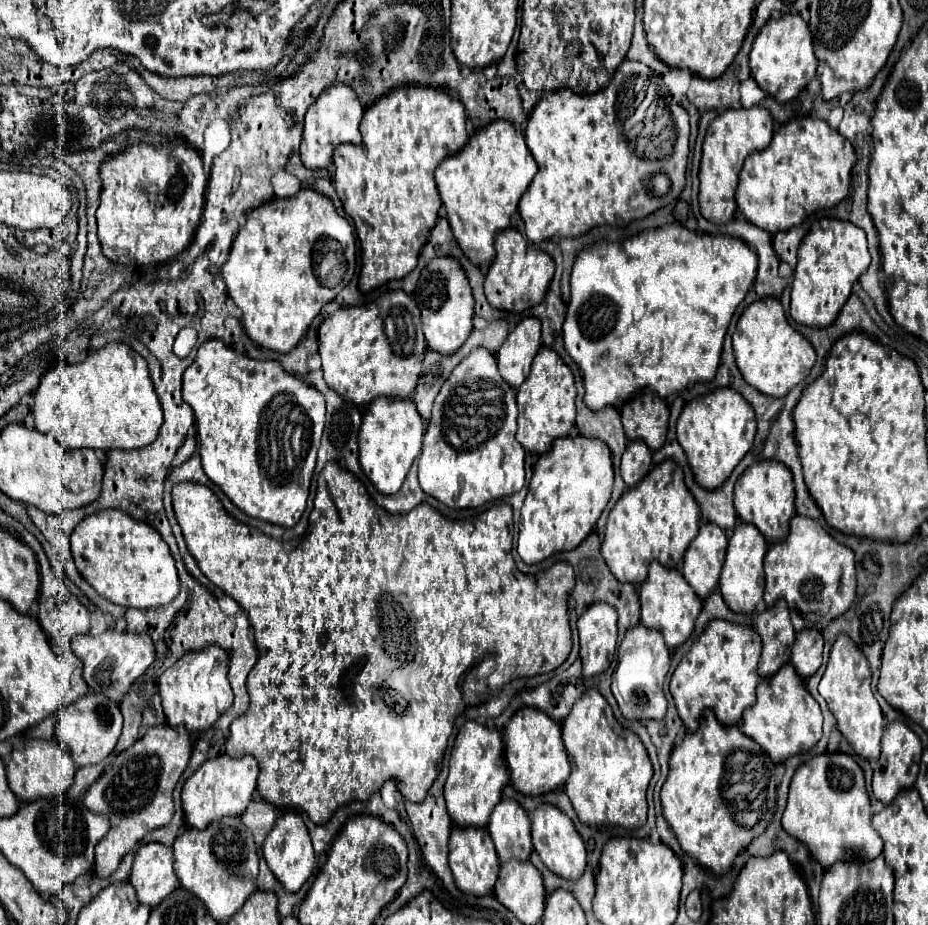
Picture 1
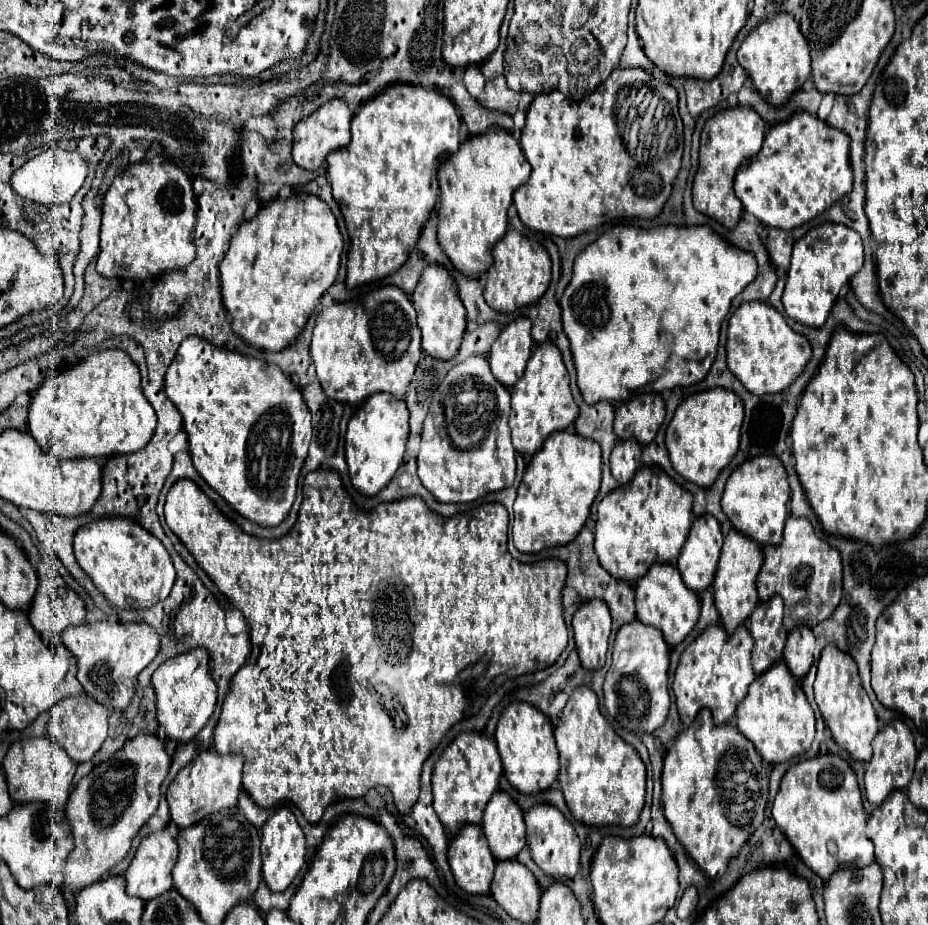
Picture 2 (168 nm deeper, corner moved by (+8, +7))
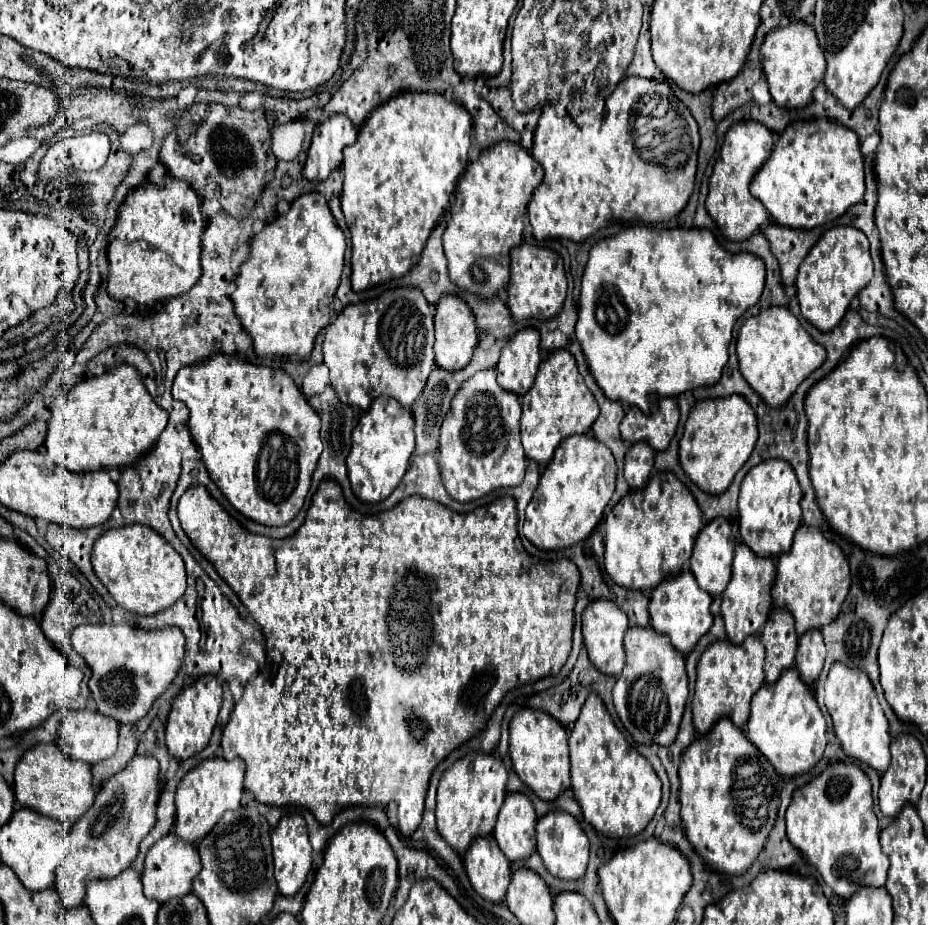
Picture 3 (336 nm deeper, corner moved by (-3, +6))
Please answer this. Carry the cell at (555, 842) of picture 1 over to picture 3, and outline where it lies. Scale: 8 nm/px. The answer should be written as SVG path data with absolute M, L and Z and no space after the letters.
M552 810L546 816L542 816L538 820L538 828L536 828L536 842L538 842L536 850L540 852L540 856L552 876L564 878L564 880L578 880L584 876L586 866L588 866L590 842L588 842L586 832L580 828L580 824L574 816L570 816L564 810Z

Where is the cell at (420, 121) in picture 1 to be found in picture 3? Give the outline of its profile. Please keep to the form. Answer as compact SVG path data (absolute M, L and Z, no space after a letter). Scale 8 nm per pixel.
M402 92L402 94L394 96L392 100L384 102L380 108L376 108L370 114L370 118L366 120L366 124L358 132L358 140L344 150L344 160L342 160L344 188L342 188L340 200L342 200L342 210L344 210L344 216L348 220L350 234L352 234L352 278L350 280L352 280L352 288L356 292L362 292L362 290L366 290L370 286L376 286L376 284L400 278L400 276L404 276L416 264L416 260L420 258L420 254L424 250L424 244L426 244L432 228L436 226L438 218L442 216L444 208L450 202L450 196L452 196L452 192L454 192L454 188L458 184L460 174L464 172L464 168L468 164L470 136L472 136L472 116L468 114L468 110L462 104L458 104L454 100L446 100L442 94L436 94L436 92Z

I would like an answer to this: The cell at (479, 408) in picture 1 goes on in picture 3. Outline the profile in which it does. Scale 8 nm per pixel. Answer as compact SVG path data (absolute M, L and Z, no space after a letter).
M480 370L470 376L452 398L438 438L438 466L446 492L456 502L470 502L496 488L520 486L526 456L520 444L522 406L514 392L498 386L496 370Z

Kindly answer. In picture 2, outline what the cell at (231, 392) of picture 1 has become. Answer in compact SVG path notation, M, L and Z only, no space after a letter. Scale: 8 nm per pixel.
M187 337L165 373L165 393L183 417L183 429L189 441L199 475L227 501L241 517L261 527L275 527L287 515L295 501L299 471L307 457L311 441L311 415L301 391L273 363L265 363L225 347L215 347L201 337Z

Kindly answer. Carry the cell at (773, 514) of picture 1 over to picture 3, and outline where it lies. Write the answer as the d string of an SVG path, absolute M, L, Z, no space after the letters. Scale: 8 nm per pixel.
M764 460L754 466L742 480L738 510L742 540L758 556L776 558L792 546L792 536L802 524L802 490L792 466L786 460Z

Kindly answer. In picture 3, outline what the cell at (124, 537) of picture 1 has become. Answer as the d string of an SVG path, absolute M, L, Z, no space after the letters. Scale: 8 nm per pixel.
M142 524L106 530L94 544L92 566L110 596L128 612L148 616L170 608L186 590L186 566L180 554L152 528Z

